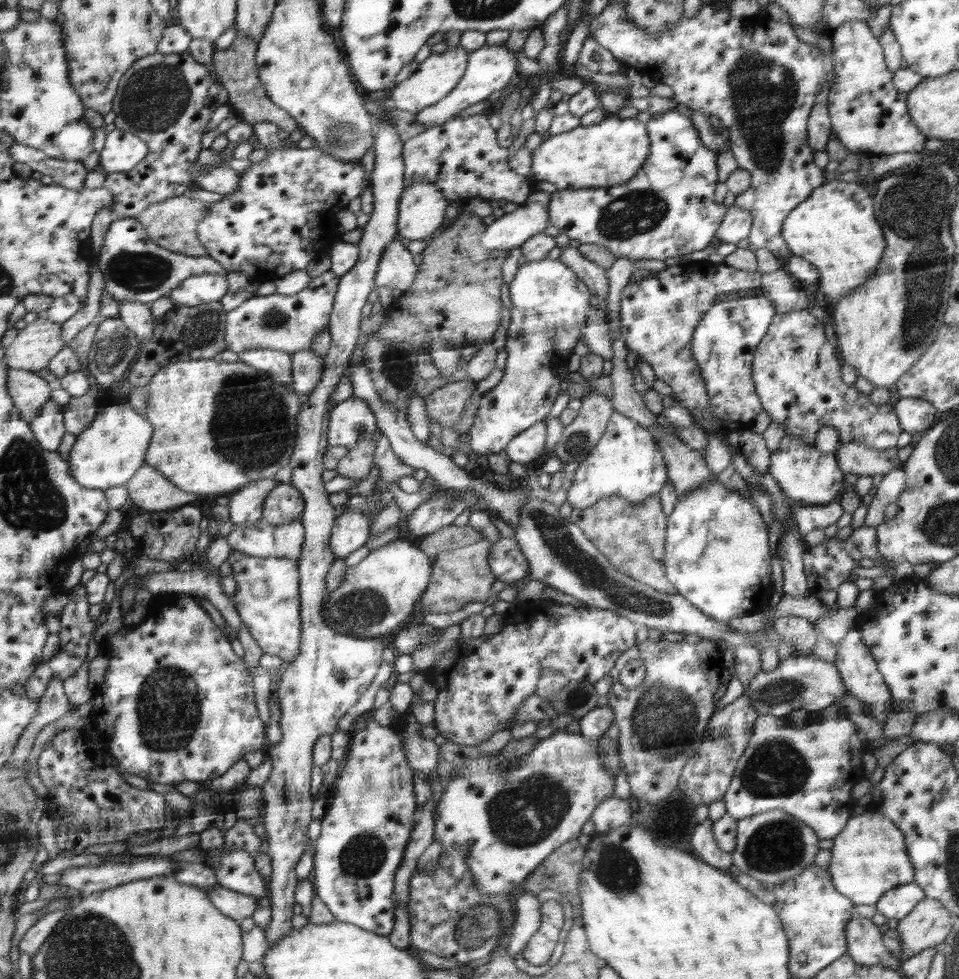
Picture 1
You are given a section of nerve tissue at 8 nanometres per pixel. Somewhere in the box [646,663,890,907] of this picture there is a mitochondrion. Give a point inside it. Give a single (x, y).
(776, 769)

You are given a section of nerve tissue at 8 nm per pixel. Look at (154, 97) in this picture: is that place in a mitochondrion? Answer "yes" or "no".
yes

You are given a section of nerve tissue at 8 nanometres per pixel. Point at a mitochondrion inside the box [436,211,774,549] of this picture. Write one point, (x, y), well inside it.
(578, 442)

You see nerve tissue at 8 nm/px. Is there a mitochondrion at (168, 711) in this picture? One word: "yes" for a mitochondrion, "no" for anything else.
yes

